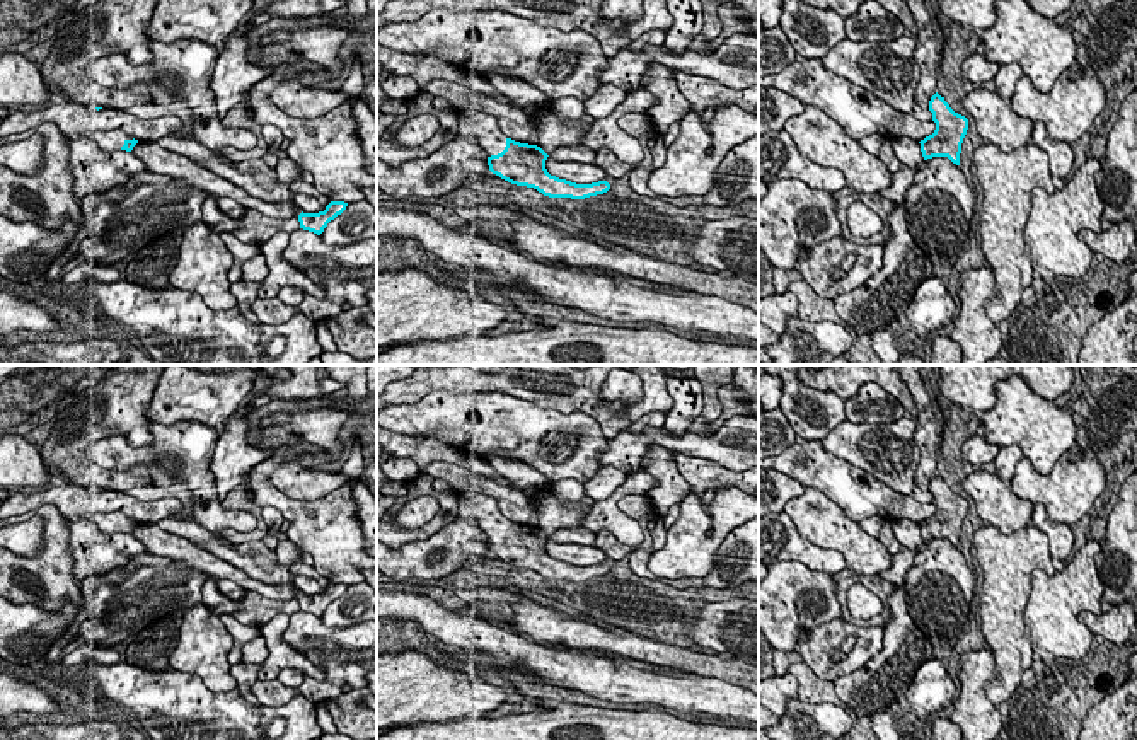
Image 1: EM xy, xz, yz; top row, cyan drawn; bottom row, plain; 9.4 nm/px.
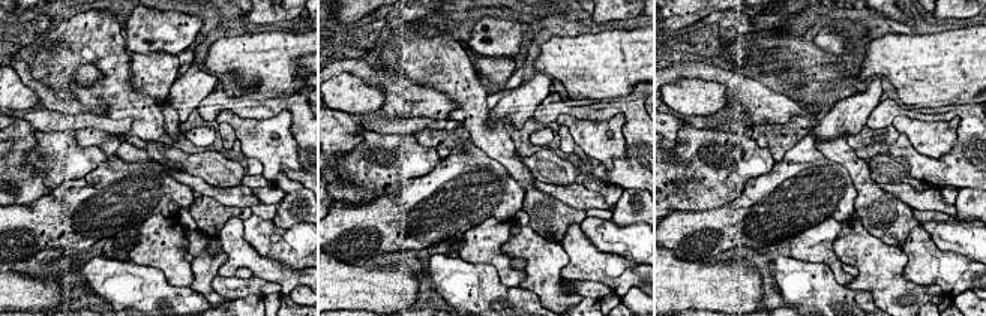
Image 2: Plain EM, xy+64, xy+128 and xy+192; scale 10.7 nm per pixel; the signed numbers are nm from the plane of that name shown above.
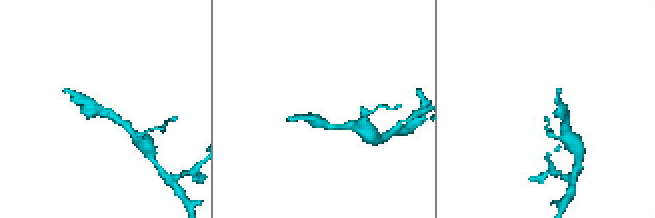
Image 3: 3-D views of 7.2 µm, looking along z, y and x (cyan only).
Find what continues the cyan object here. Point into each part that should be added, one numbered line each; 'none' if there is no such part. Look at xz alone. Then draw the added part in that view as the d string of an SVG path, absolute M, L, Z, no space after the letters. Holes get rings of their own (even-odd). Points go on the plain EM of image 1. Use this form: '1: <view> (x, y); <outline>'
1: xz (483, 508); M479 493L459 498L457 518L474 518L488 539L501 535L508 520L499 512L496 500Z

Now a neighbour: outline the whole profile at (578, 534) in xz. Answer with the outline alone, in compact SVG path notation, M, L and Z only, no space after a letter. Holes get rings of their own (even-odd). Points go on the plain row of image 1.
M574 527L556 530L551 539L557 544L595 546L597 534L588 530L586 527Z

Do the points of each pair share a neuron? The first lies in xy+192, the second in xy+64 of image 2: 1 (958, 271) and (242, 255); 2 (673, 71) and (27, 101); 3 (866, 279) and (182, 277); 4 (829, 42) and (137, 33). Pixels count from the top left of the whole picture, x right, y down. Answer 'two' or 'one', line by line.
1: one
2: two
3: two
4: one

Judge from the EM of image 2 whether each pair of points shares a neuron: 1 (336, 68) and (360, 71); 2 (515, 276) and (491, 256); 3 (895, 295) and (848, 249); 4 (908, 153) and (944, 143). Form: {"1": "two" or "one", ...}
{"1": "one", "2": "one", "3": "one", "4": "two"}

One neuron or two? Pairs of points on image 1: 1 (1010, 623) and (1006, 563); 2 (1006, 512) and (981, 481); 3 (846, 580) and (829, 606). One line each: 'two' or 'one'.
1: one
2: one
3: two

